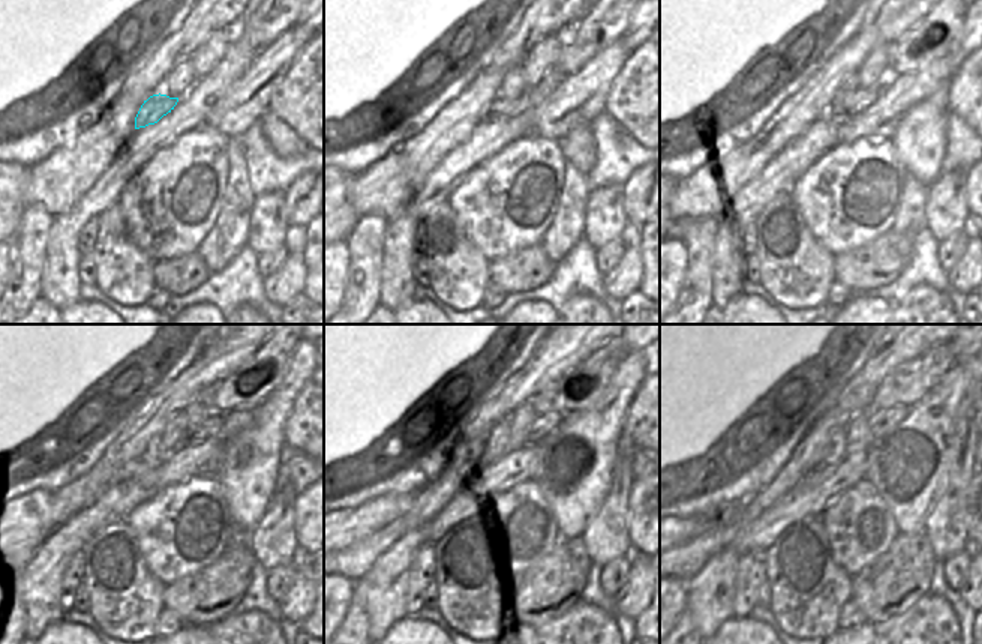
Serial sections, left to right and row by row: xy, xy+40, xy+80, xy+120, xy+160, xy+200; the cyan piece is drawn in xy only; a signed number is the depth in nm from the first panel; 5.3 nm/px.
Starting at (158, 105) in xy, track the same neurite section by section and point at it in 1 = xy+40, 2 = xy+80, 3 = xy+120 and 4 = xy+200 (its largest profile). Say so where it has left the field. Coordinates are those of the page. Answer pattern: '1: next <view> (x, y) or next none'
1: next xy+40 (499, 108)
2: next xy+80 (862, 99)
3: next xy+120 (195, 434)
4: next xy+200 (882, 421)

